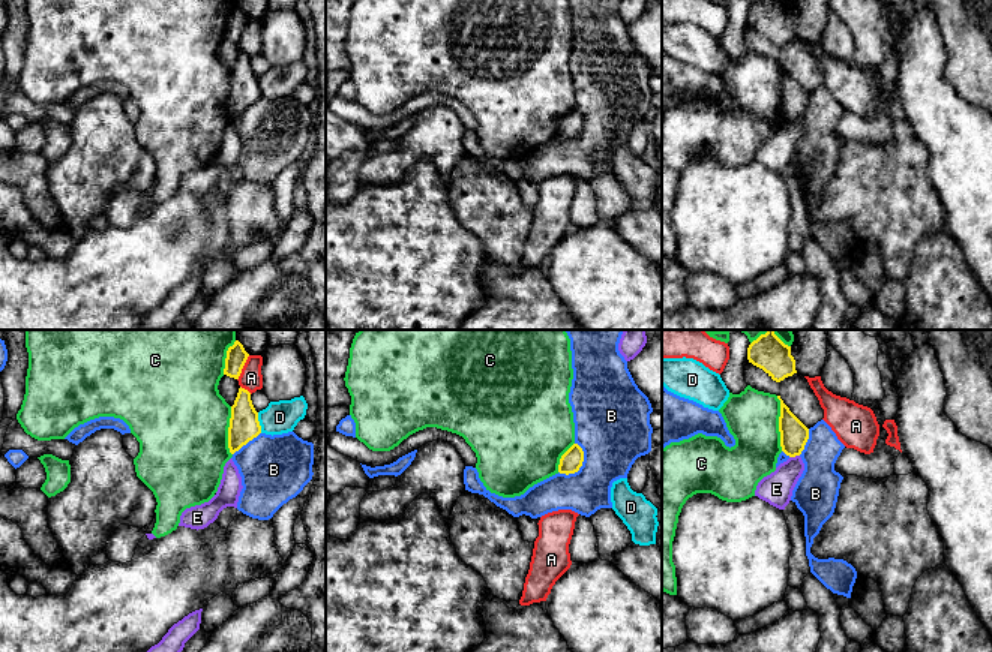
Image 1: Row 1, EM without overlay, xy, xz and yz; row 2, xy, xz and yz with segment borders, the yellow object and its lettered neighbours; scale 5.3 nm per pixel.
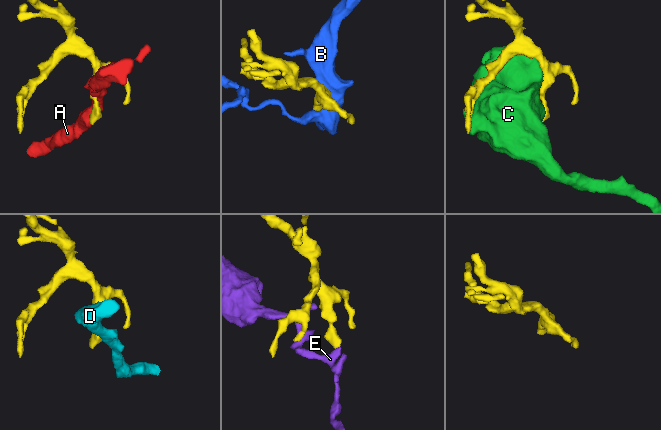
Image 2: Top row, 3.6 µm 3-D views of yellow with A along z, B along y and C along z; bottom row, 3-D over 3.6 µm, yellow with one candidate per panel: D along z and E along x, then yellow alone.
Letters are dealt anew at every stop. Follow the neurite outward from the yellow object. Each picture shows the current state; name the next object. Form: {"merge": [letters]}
{"merge": []}

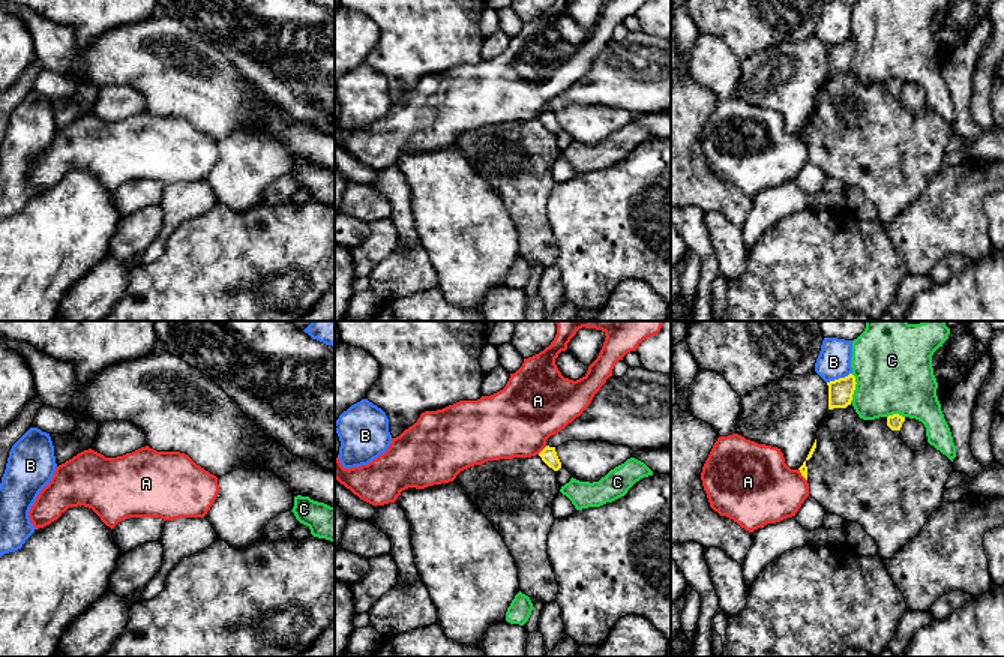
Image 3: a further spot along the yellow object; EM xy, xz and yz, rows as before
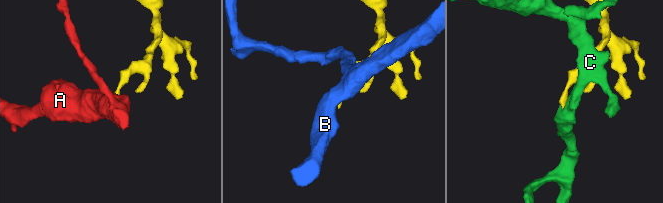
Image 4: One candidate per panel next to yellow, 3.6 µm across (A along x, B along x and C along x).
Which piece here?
{"merge": []}

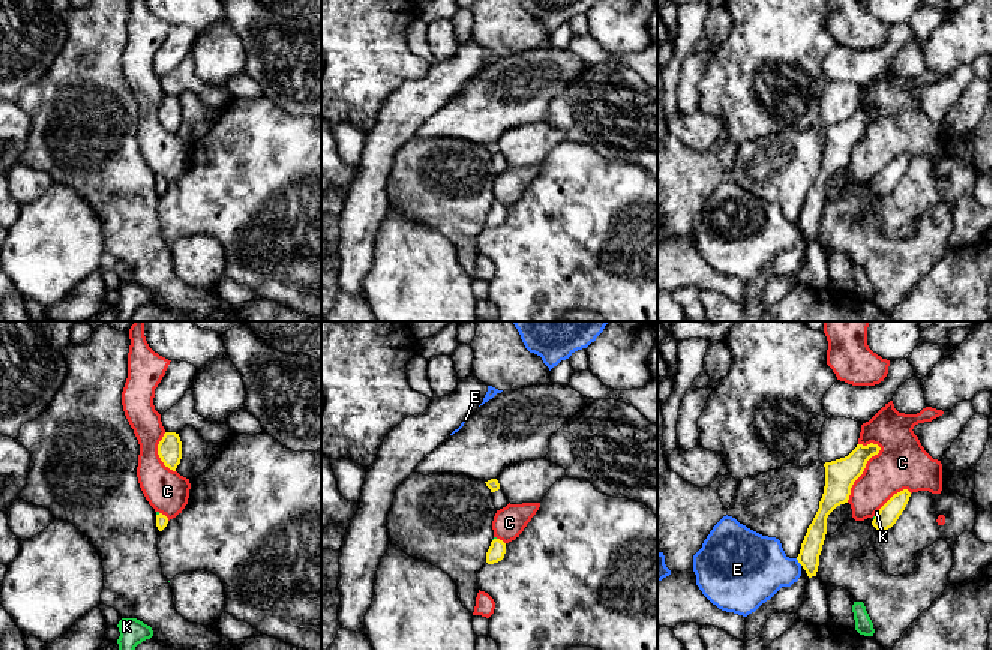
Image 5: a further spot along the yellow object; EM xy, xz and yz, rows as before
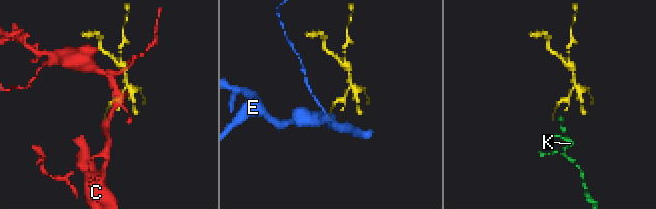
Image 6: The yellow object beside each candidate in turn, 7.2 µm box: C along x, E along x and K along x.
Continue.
{"merge": ["K"]}

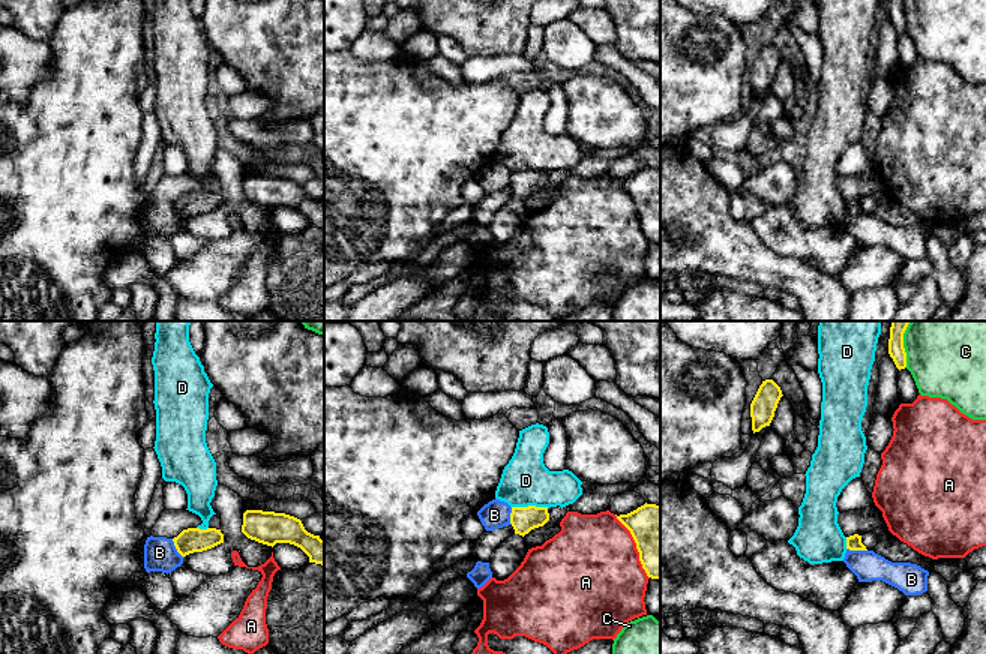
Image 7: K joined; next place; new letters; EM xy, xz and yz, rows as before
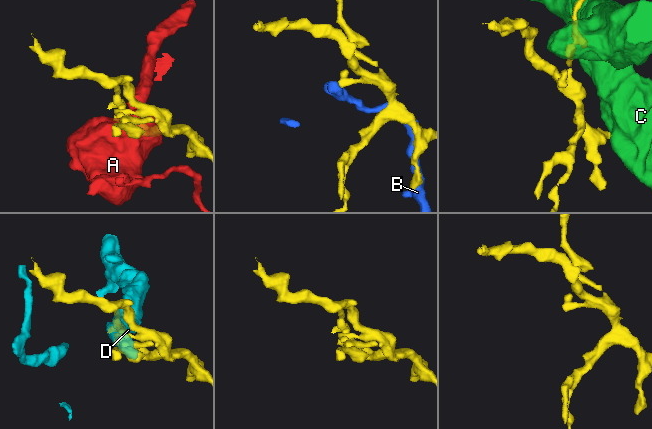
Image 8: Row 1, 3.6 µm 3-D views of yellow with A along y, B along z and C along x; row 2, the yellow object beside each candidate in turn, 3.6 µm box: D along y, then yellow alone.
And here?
{"merge": []}

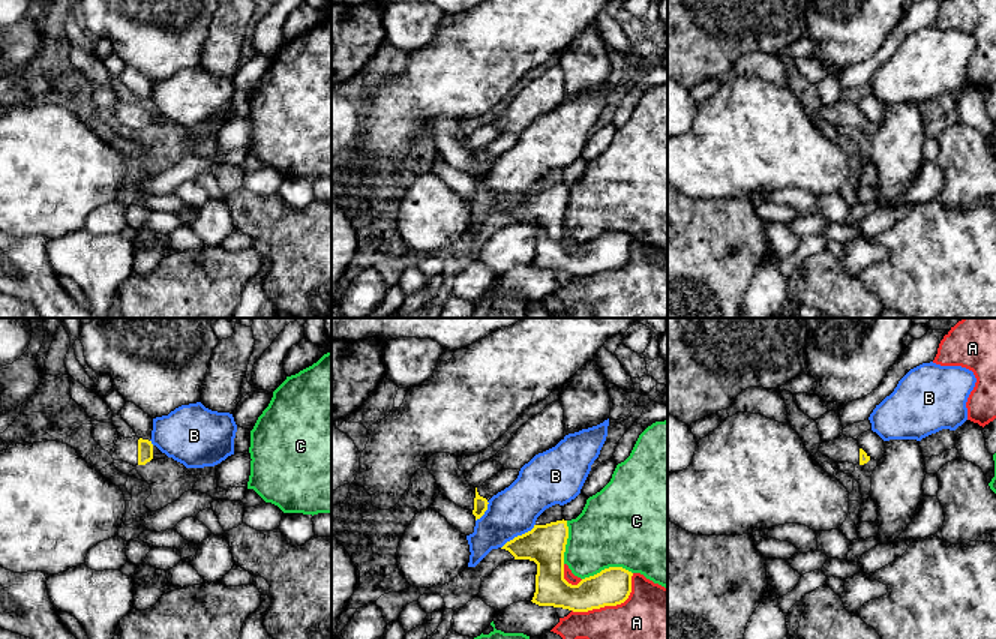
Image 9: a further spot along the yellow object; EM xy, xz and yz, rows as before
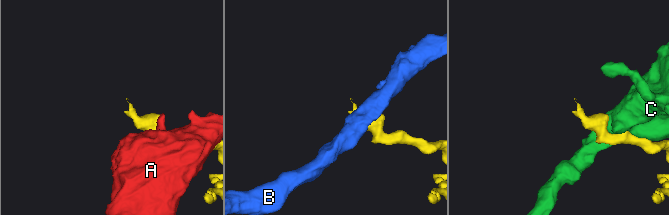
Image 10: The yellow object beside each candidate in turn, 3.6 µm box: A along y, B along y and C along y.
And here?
{"merge": []}

